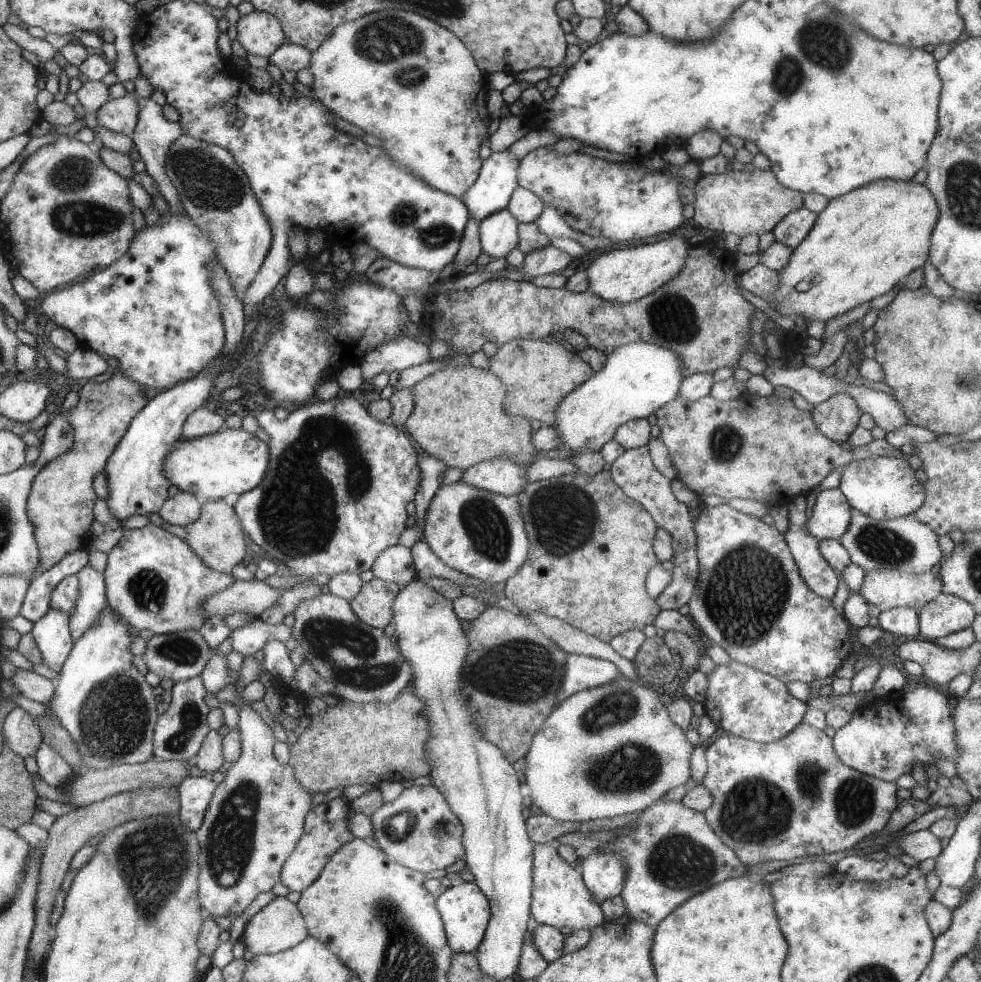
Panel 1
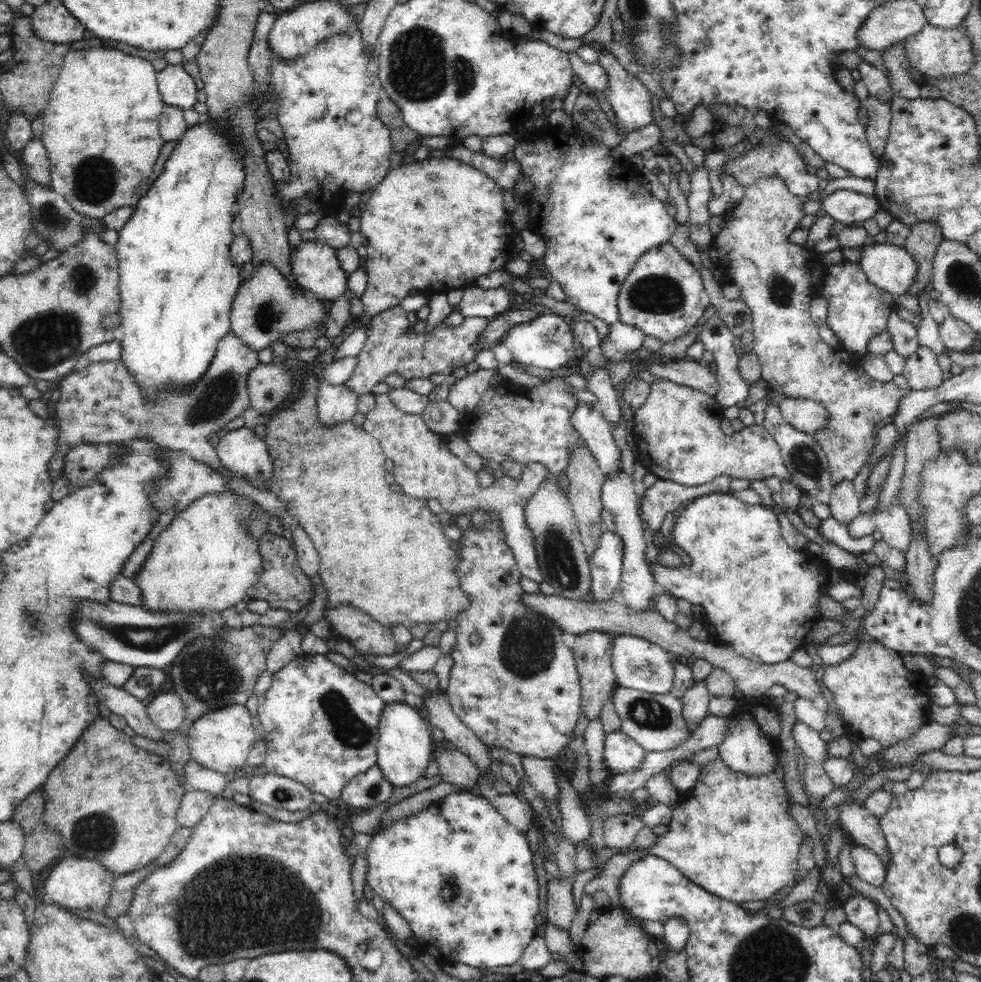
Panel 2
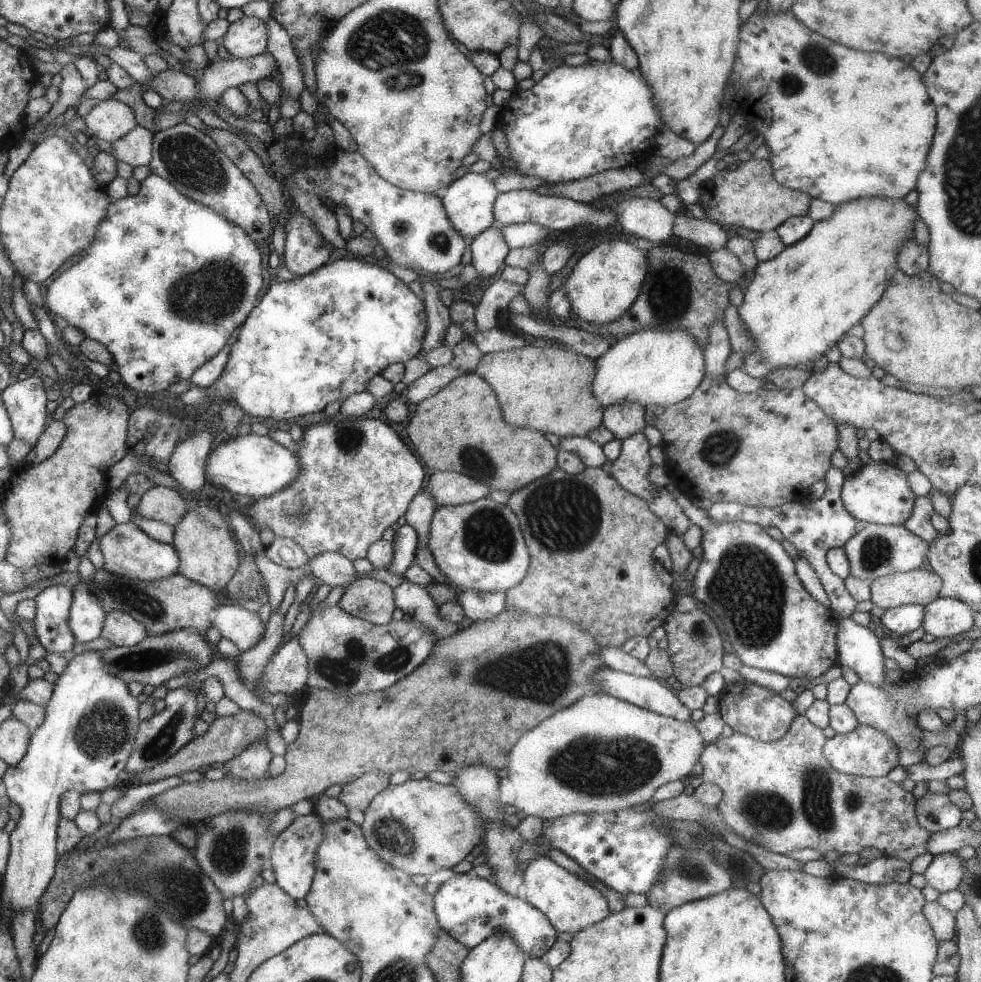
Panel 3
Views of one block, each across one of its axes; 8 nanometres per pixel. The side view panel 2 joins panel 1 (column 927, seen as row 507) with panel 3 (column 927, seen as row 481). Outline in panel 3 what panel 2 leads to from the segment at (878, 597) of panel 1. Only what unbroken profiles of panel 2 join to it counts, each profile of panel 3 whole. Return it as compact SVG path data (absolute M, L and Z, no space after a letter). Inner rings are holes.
M923 566L877 578L871 586L871 602L883 610L897 606L927 606L939 596L941 578Z

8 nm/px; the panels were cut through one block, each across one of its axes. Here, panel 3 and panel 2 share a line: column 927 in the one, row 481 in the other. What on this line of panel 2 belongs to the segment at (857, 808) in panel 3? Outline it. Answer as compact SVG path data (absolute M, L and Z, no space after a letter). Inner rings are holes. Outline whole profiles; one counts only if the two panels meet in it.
M762 178L752 186L744 188L742 202L732 212L728 212L726 228L714 236L712 246L720 254L720 262L718 262L720 270L728 280L738 284L740 302L744 302L752 310L754 354L760 358L762 364L762 380L768 382L774 394L814 400L824 404L826 410L830 412L828 426L816 432L814 440L824 448L830 460L830 482L832 486L836 486L842 480L852 482L856 478L856 474L860 472L860 468L864 466L868 454L876 444L876 440L872 438L874 426L884 418L896 416L900 402L904 400L906 394L894 382L872 380L860 366L858 354L848 354L848 352L838 354L836 350L830 350L830 346L822 342L818 334L818 326L812 322L812 314L810 314L812 300L820 294L820 288L814 282L816 278L810 266L812 250L788 242L790 232L794 232L800 220L804 218L800 212L800 206L804 202L808 202L808 196L802 200L798 196L792 196L780 178Z

